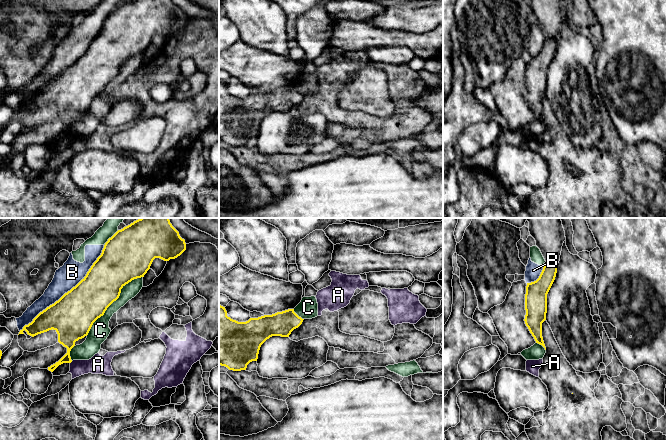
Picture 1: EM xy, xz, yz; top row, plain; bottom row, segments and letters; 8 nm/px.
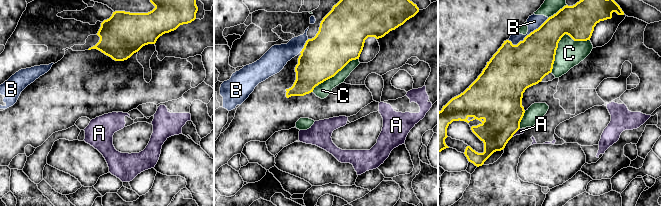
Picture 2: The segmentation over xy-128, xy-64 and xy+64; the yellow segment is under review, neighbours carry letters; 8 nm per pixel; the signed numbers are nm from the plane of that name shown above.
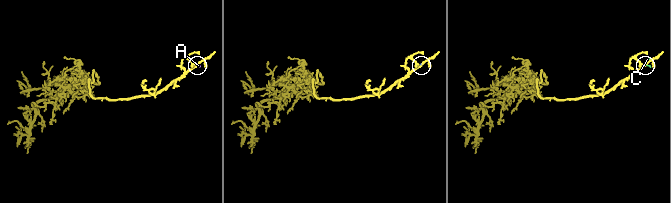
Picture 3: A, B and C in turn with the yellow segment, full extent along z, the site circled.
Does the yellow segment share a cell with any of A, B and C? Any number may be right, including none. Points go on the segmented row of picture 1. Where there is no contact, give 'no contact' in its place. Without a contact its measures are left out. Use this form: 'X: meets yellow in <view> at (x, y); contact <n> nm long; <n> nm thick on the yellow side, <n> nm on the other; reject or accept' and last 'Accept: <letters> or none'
A: no contact; reject
B: meets yellow in xy at (68, 291); contact 950 nm long; 360 nm thick on the yellow side, 190 nm on the other; reject
C: meets yellow in xy at (113, 301); contact 650 nm long; 320 nm thick on the yellow side, 150 nm on the other; reject
Accept: none

